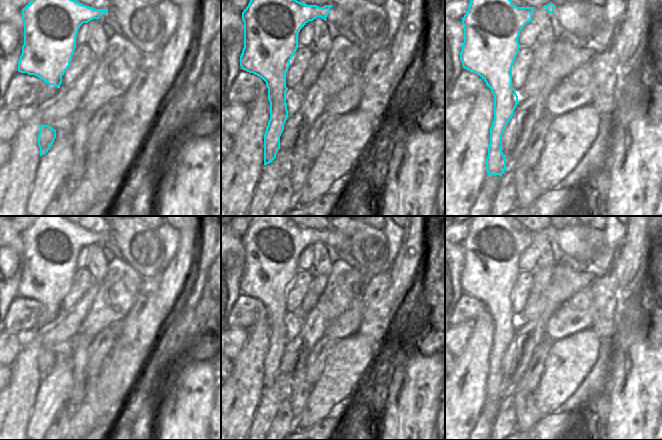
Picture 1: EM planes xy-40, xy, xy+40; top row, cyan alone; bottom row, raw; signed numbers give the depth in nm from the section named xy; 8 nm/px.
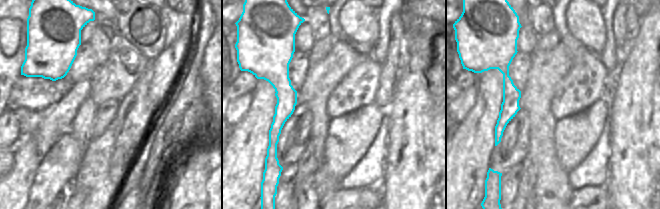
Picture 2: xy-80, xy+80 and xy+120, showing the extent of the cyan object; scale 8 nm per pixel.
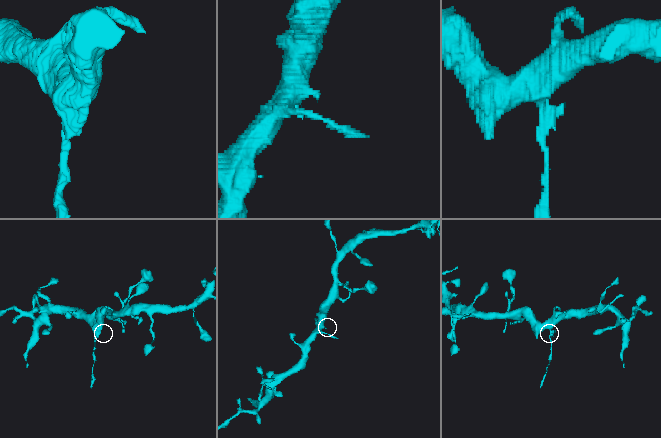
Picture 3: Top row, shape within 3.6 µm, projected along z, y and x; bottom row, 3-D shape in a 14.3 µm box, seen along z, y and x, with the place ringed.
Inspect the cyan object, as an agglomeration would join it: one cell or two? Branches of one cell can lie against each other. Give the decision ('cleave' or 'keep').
cleave

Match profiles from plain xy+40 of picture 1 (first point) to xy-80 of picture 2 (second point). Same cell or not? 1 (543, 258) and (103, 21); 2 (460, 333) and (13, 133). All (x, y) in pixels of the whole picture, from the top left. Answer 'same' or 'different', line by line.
1: different
2: same

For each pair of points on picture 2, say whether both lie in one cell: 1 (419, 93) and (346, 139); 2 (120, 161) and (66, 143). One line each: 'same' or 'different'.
1: different
2: different

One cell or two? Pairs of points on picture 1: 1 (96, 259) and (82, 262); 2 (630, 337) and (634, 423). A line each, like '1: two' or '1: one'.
1: two
2: one

